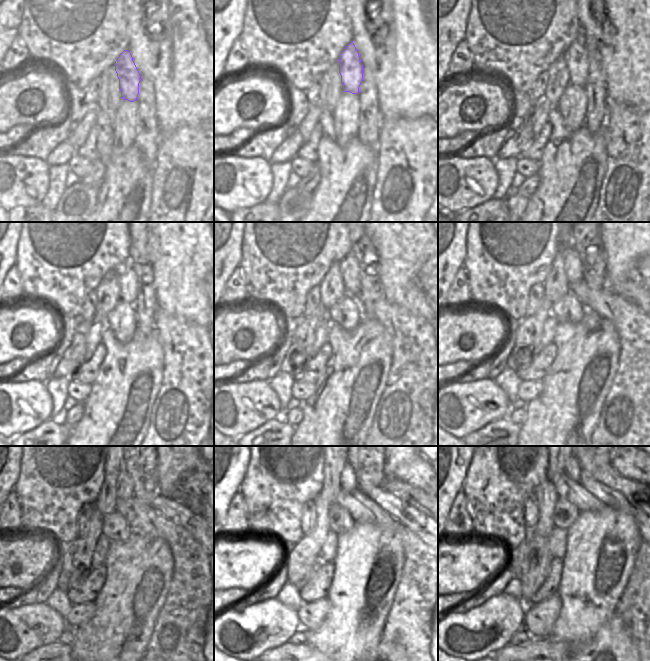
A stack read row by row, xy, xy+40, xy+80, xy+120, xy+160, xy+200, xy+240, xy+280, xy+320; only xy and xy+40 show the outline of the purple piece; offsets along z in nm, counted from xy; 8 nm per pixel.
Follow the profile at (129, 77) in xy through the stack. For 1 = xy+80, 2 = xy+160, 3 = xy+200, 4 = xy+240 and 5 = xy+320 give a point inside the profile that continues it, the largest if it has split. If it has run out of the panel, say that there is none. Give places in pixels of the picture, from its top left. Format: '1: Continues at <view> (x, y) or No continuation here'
1: Continues at xy+80 (575, 56)
2: Continues at xy+160 (349, 268)
3: Continues at xy+200 (573, 269)
4: Continues at xy+240 (124, 491)
5: Continues at xy+320 (572, 469).

